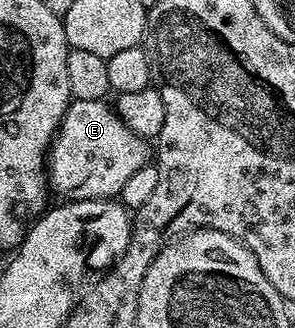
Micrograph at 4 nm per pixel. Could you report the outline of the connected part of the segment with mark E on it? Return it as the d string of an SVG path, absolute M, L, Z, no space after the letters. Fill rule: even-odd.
M71 101L62 117L48 155L48 182L63 199L113 199L151 161L151 143L113 105L106 105L105 101Z

